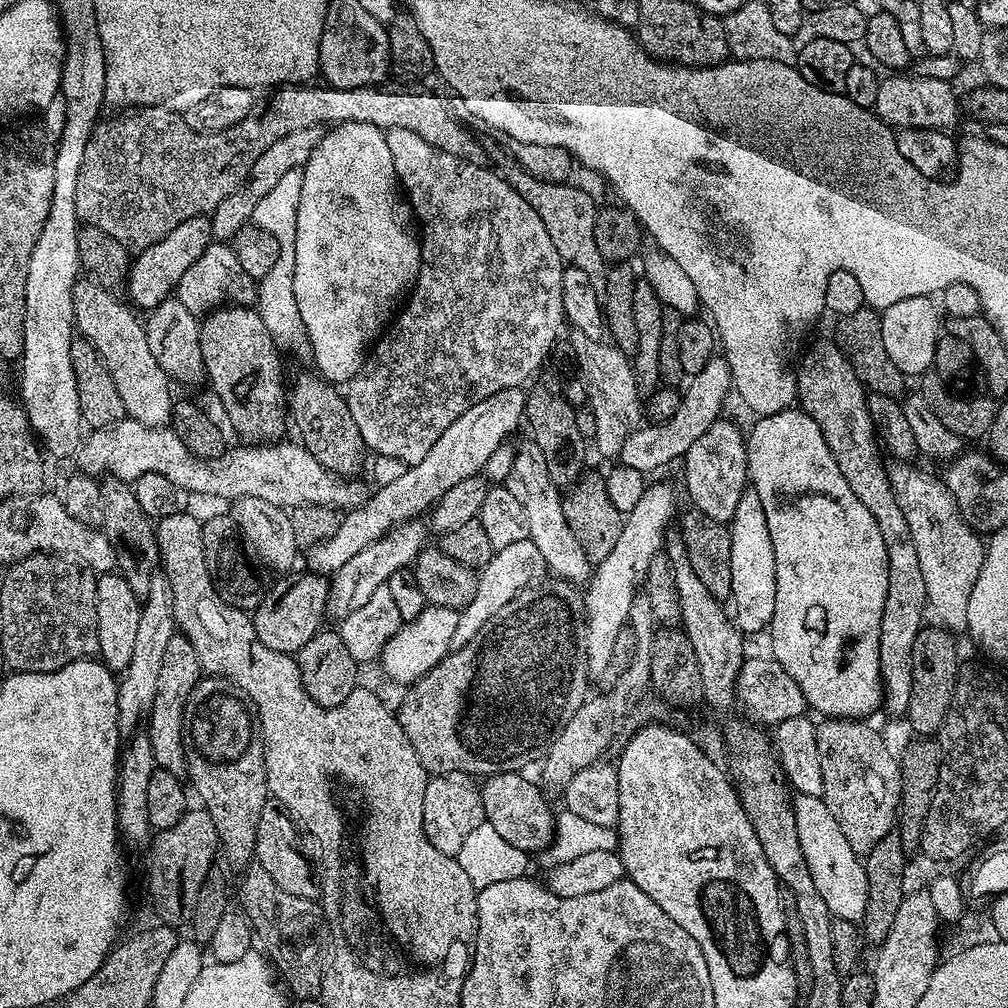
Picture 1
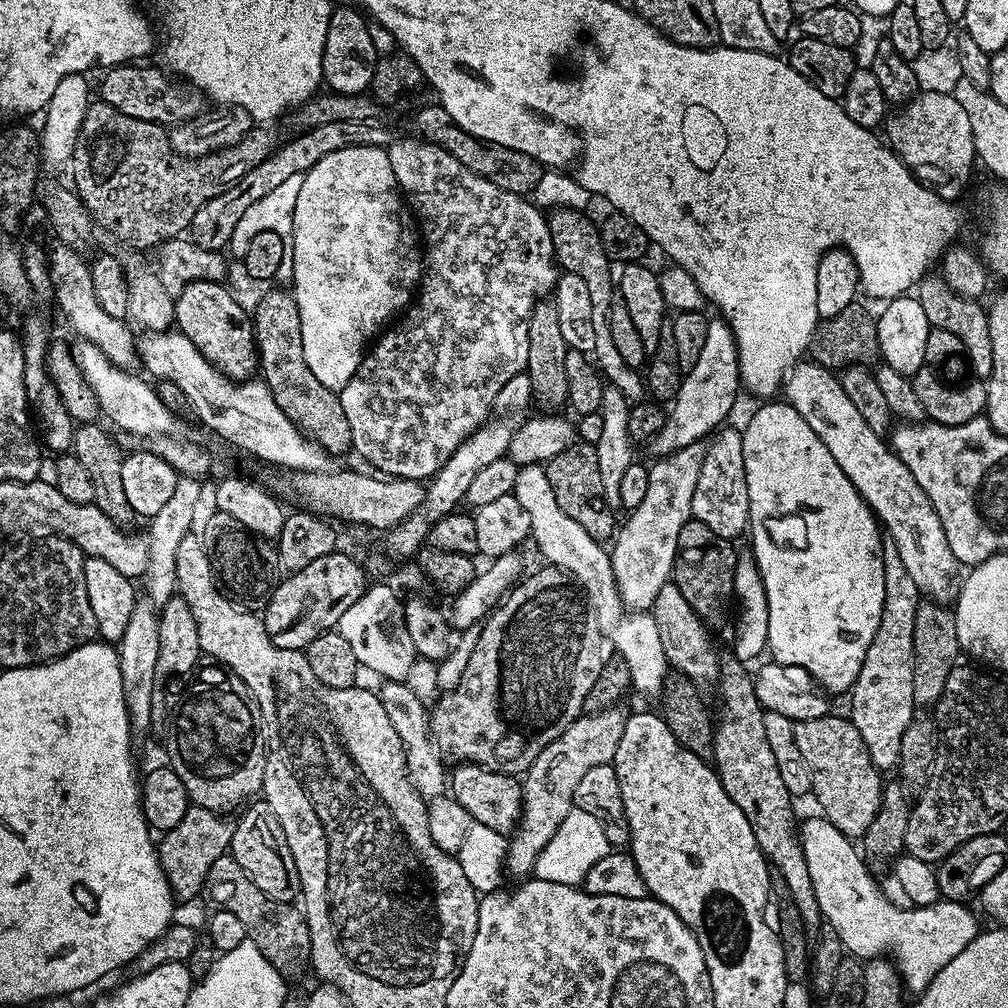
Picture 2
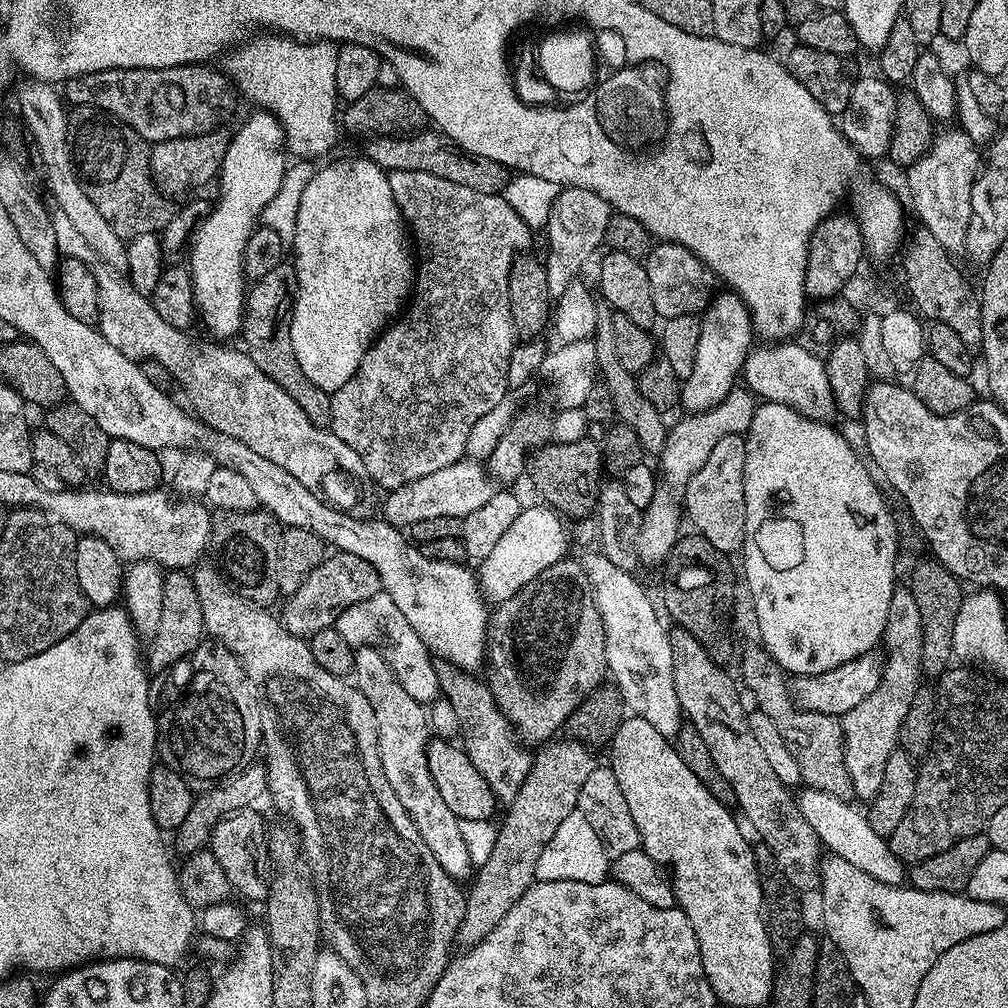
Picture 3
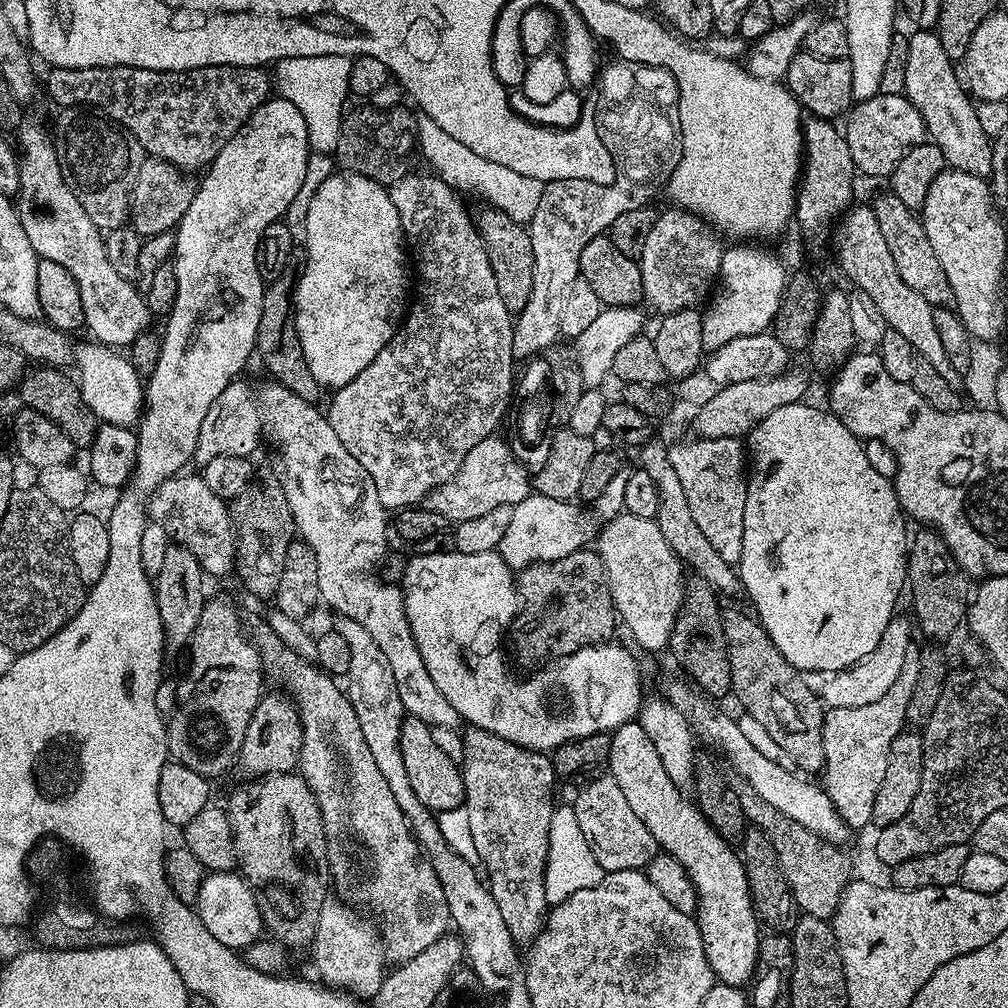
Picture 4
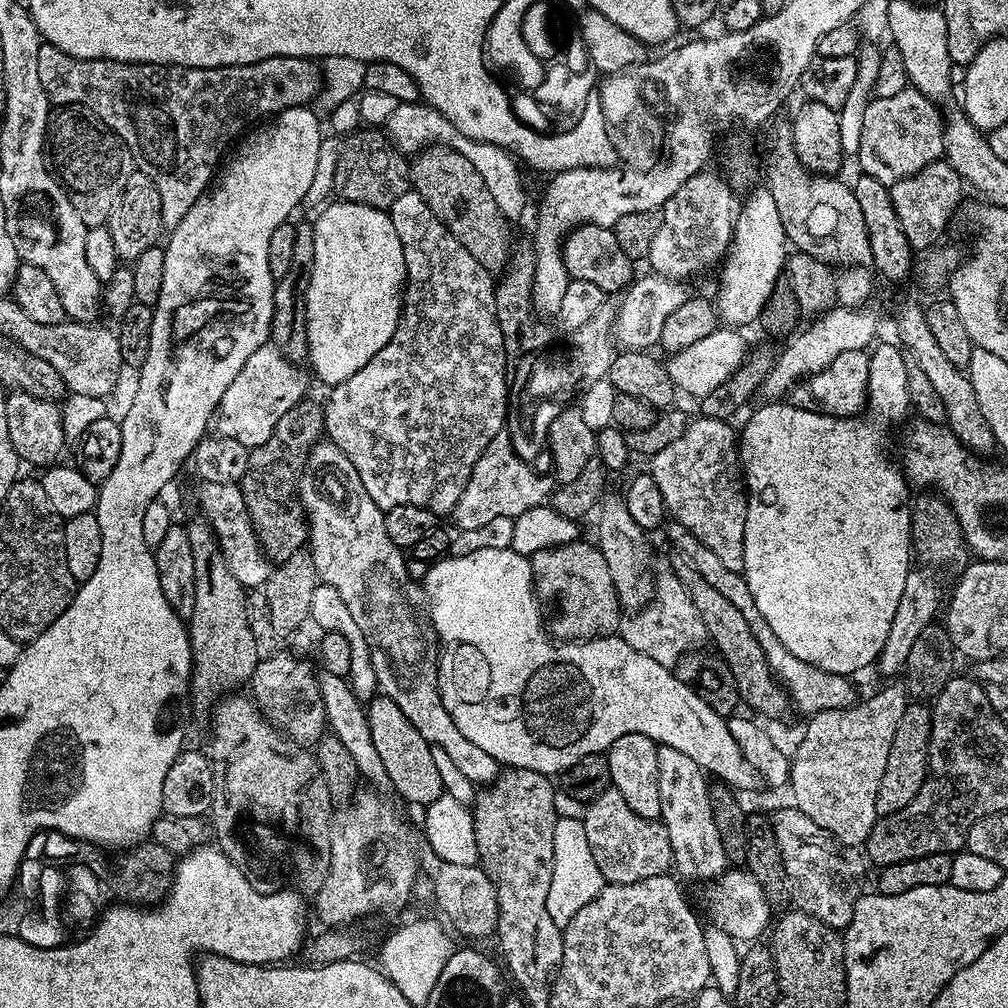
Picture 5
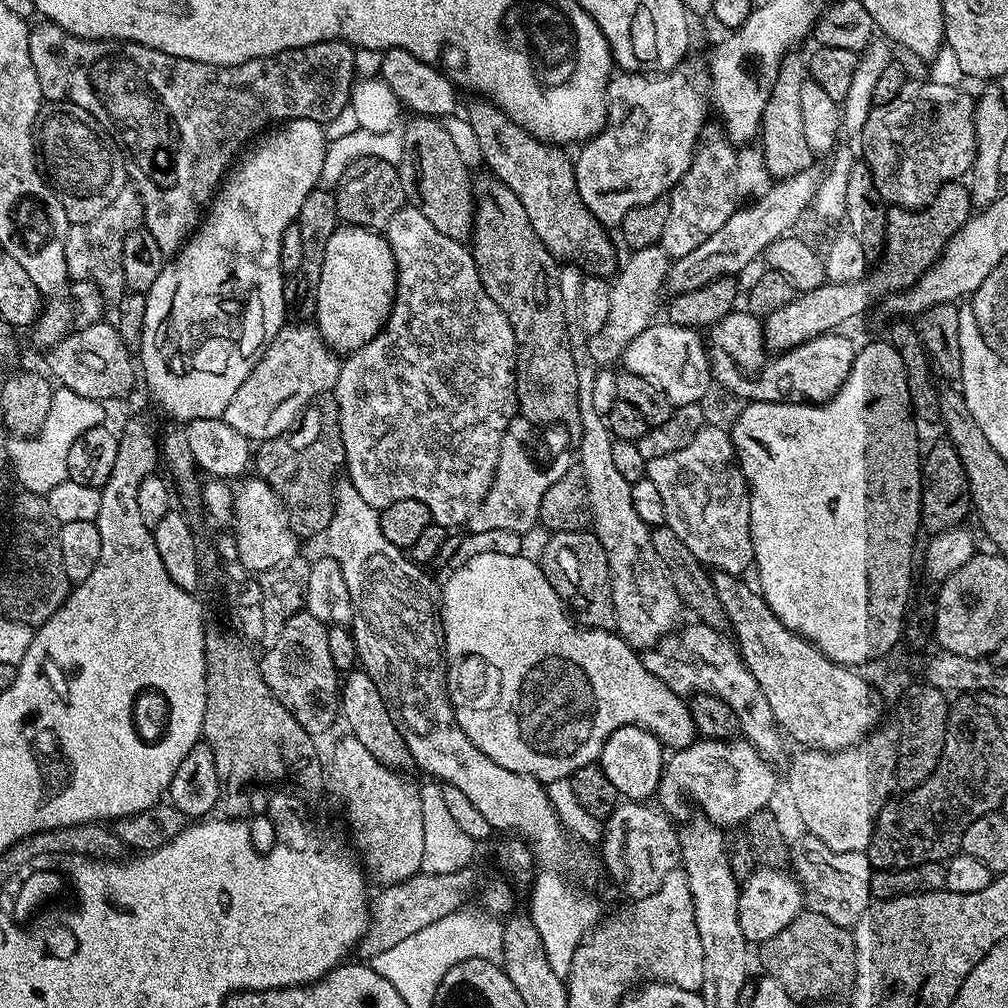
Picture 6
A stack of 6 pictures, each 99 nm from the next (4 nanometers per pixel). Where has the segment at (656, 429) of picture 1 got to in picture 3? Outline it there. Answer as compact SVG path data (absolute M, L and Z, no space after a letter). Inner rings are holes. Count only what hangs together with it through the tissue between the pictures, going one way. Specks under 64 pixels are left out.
M731 290L720 291L713 295L712 301L700 316L702 334L698 337L694 374L683 381L680 389L680 404L688 414L710 410L718 406L722 398L729 396L733 388L737 387L738 377L744 369L744 359L754 344L752 316L748 313L743 298Z

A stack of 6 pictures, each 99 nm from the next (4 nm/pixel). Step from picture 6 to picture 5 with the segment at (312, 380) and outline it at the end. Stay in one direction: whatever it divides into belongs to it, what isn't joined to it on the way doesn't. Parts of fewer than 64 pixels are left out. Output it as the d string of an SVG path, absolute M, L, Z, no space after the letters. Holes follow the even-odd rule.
M269 342L258 346L258 350L246 358L246 366L238 370L226 394L222 394L222 402L218 402L211 423L215 435L234 438L234 442L242 442L242 446L250 450L262 446L262 442L274 434L274 426L278 426L282 414L309 395L309 373L299 372L296 368L299 367L284 355L277 344Z

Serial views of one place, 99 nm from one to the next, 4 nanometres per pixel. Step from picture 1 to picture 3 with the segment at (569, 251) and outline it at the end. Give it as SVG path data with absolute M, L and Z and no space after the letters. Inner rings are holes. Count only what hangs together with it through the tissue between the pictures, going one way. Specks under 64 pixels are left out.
M607 302L597 303L598 326L594 343L596 346L596 365L602 382L607 390L610 390L610 397L614 404L615 415L619 423L630 426L634 434L638 434L638 442L644 447L645 453L659 454L663 450L664 443L668 437L669 425L664 424L661 409L650 406L646 398L642 398L642 390L636 388L636 376L622 367L622 362L618 362L618 353L614 347L614 322L612 321L614 309Z

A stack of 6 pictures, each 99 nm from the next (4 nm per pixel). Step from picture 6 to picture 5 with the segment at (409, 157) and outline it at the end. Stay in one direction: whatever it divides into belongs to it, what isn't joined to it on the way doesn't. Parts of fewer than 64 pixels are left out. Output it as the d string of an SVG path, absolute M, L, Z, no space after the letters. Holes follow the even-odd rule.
M435 143L431 147L424 147L411 157L410 184L450 230L450 234L454 234L454 238L458 238L458 242L462 242L462 246L466 246L466 250L470 250L470 254L478 258L486 271L503 273L514 251L513 225L498 208L498 203L486 186L484 176L470 159L446 145Z

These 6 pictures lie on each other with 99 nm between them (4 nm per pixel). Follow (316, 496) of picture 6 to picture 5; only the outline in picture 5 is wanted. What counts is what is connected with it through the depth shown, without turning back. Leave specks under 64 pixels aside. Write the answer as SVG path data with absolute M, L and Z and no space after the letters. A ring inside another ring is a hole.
M305 398L282 414L278 426L274 426L274 434L262 446L249 451L246 474L239 485L260 547L273 562L283 562L308 544L308 518L300 505L298 485L308 453L324 435L323 407L312 398Z

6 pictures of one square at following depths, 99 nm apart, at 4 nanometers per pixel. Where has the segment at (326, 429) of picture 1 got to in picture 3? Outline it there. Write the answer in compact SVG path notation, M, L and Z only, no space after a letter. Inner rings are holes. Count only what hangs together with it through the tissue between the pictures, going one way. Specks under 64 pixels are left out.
M285 262L274 266L270 274L265 274L261 280L255 281L247 289L246 303L244 305L244 326L242 337L244 336L243 347L248 353L248 357L302 410L313 422L321 426L329 423L332 415L332 398L329 393L324 392L306 374L302 374L302 366L298 366L298 358L294 355L294 342L290 342L290 326L292 325L292 305L296 299L296 287L298 278L296 277L295 267L291 263Z

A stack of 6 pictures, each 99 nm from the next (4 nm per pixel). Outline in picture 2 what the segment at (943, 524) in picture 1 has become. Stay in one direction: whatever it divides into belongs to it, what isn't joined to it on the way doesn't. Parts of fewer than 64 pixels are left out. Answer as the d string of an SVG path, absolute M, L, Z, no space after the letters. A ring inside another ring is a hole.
M801 362L788 373L788 379L784 381L782 396L790 407L798 410L802 418L806 418L806 426L810 426L810 430L814 430L814 434L822 438L826 450L834 454L834 462L842 466L846 478L850 478L858 494L868 503L877 521L882 525L883 531L887 535L888 532L892 535L889 536L890 542L898 550L898 554L902 554L902 562L905 563L906 570L910 570L910 578L914 578L914 586L918 586L921 597L937 604L951 605L960 593L962 566L958 558L954 558L954 550L950 550L950 542L946 542L946 530L942 530L942 522L930 498L926 498L922 486L918 486L918 482L914 480L914 474L906 470L904 463L886 443L885 437L874 434L874 430L866 426L866 418L862 418L858 406L854 406L846 390L842 390L839 375L833 369L823 368L821 364Z

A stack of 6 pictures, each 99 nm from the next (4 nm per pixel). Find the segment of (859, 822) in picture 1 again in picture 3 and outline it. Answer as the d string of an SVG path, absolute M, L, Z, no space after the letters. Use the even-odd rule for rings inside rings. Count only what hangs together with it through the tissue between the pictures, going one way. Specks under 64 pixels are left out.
M763 646L748 648L740 660L740 676L744 679L743 687L752 691L756 699L755 707L762 714L767 714L778 726L782 738L786 738L786 746L790 746L790 754L794 754L794 762L798 762L800 779L814 790L822 790L831 796L848 798L853 795L850 774L844 761L844 725L837 717L830 714L807 712L797 705L790 687L789 677L783 668Z

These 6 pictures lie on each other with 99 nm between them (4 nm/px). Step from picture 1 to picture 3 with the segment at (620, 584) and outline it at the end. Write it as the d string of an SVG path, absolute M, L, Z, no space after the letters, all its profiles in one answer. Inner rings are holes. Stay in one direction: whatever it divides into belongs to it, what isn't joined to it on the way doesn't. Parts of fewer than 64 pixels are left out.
M737 386L726 398L722 398L722 402L718 402L718 406L714 406L705 412L693 412L685 415L685 420L680 420L675 425L669 427L668 437L664 443L663 450L658 454L658 483L656 485L656 493L654 500L650 502L648 508L643 509L642 519L640 521L640 532L636 536L634 545L637 557L641 561L645 560L648 564L663 565L667 561L668 556L672 553L672 548L676 545L677 540L682 535L680 529L680 520L682 524L682 497L684 487L690 482L690 478L694 474L698 474L698 470L702 470L702 466L706 466L706 458L710 458L710 453L714 450L714 446L718 446L718 442L722 442L722 438L730 438L730 434L738 434L744 436L747 433L750 422L754 418L758 407L757 397L748 391L747 387Z

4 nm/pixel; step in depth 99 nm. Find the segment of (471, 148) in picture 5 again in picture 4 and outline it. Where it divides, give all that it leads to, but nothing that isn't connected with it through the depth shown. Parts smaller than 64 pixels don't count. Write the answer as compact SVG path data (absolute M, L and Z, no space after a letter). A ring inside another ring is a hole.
M419 115L416 124L419 151L421 148L425 158L436 166L434 170L440 180L461 193L474 192L484 196L491 207L502 209L512 221L523 225L530 222L540 203L545 181L520 175L507 166L482 158L480 154L475 154L468 146L446 133L446 130L442 130L429 116Z

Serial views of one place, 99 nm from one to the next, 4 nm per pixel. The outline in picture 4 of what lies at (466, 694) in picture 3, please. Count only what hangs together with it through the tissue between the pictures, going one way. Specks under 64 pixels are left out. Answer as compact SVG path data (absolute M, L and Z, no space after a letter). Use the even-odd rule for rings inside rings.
M467 727L462 737L464 740L464 759L460 764L464 786L462 806L468 811L470 818L470 838L474 838L476 860L484 863L486 883L492 892L494 902L498 902L498 910L502 914L502 922L506 922L506 930L510 930L513 940L528 942L543 928L550 911L546 898L544 871L548 861L550 818L554 811L552 790L554 784L558 782L556 770L547 753L519 747L481 728Z

